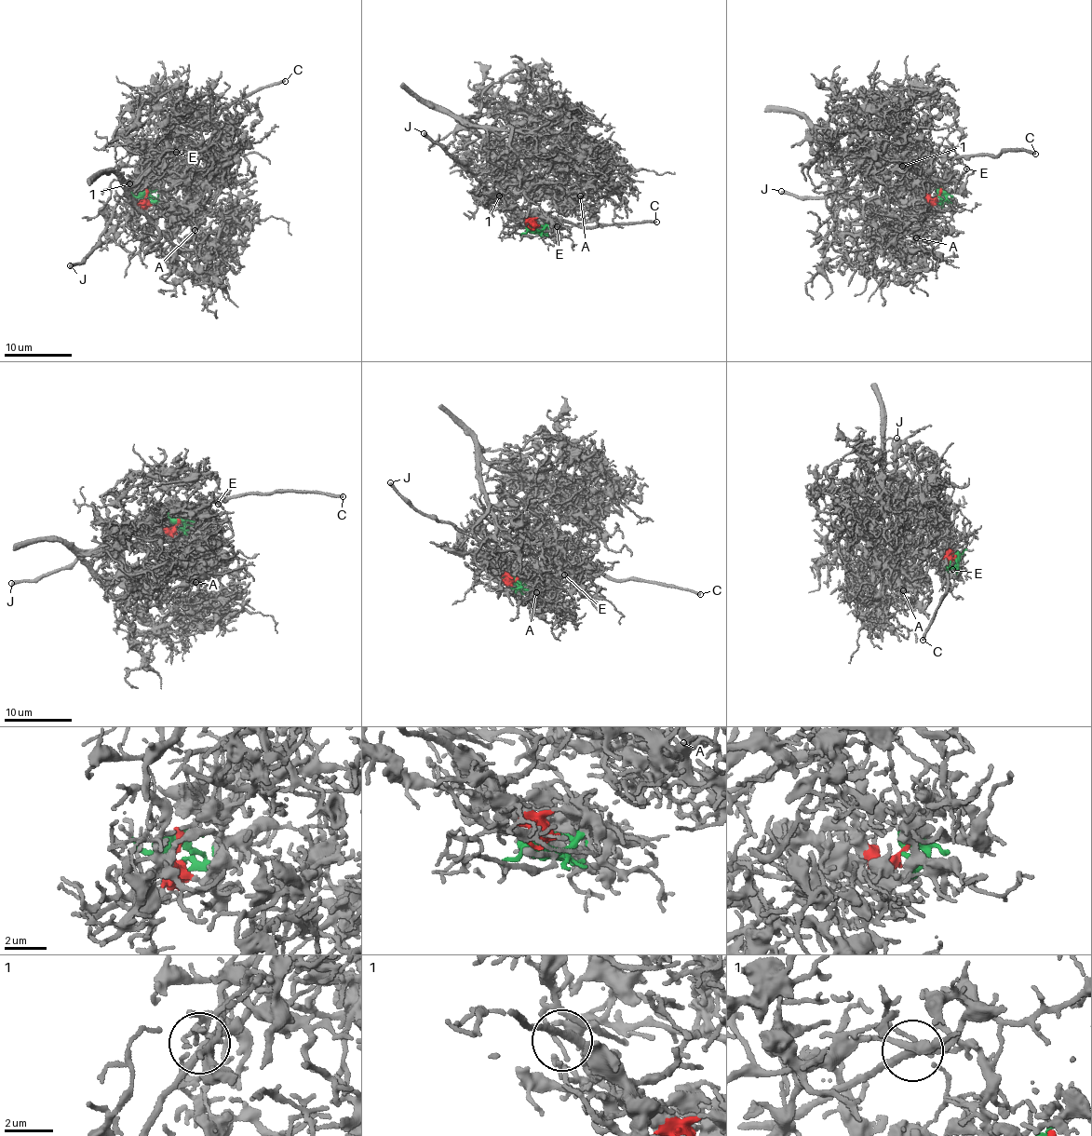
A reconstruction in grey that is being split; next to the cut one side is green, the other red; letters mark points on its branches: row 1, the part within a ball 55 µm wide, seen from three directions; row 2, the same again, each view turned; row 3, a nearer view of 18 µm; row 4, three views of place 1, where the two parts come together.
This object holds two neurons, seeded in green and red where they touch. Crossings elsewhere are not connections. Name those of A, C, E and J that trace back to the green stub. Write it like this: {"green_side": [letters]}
{"green_side": ["C", "E", "J"]}

